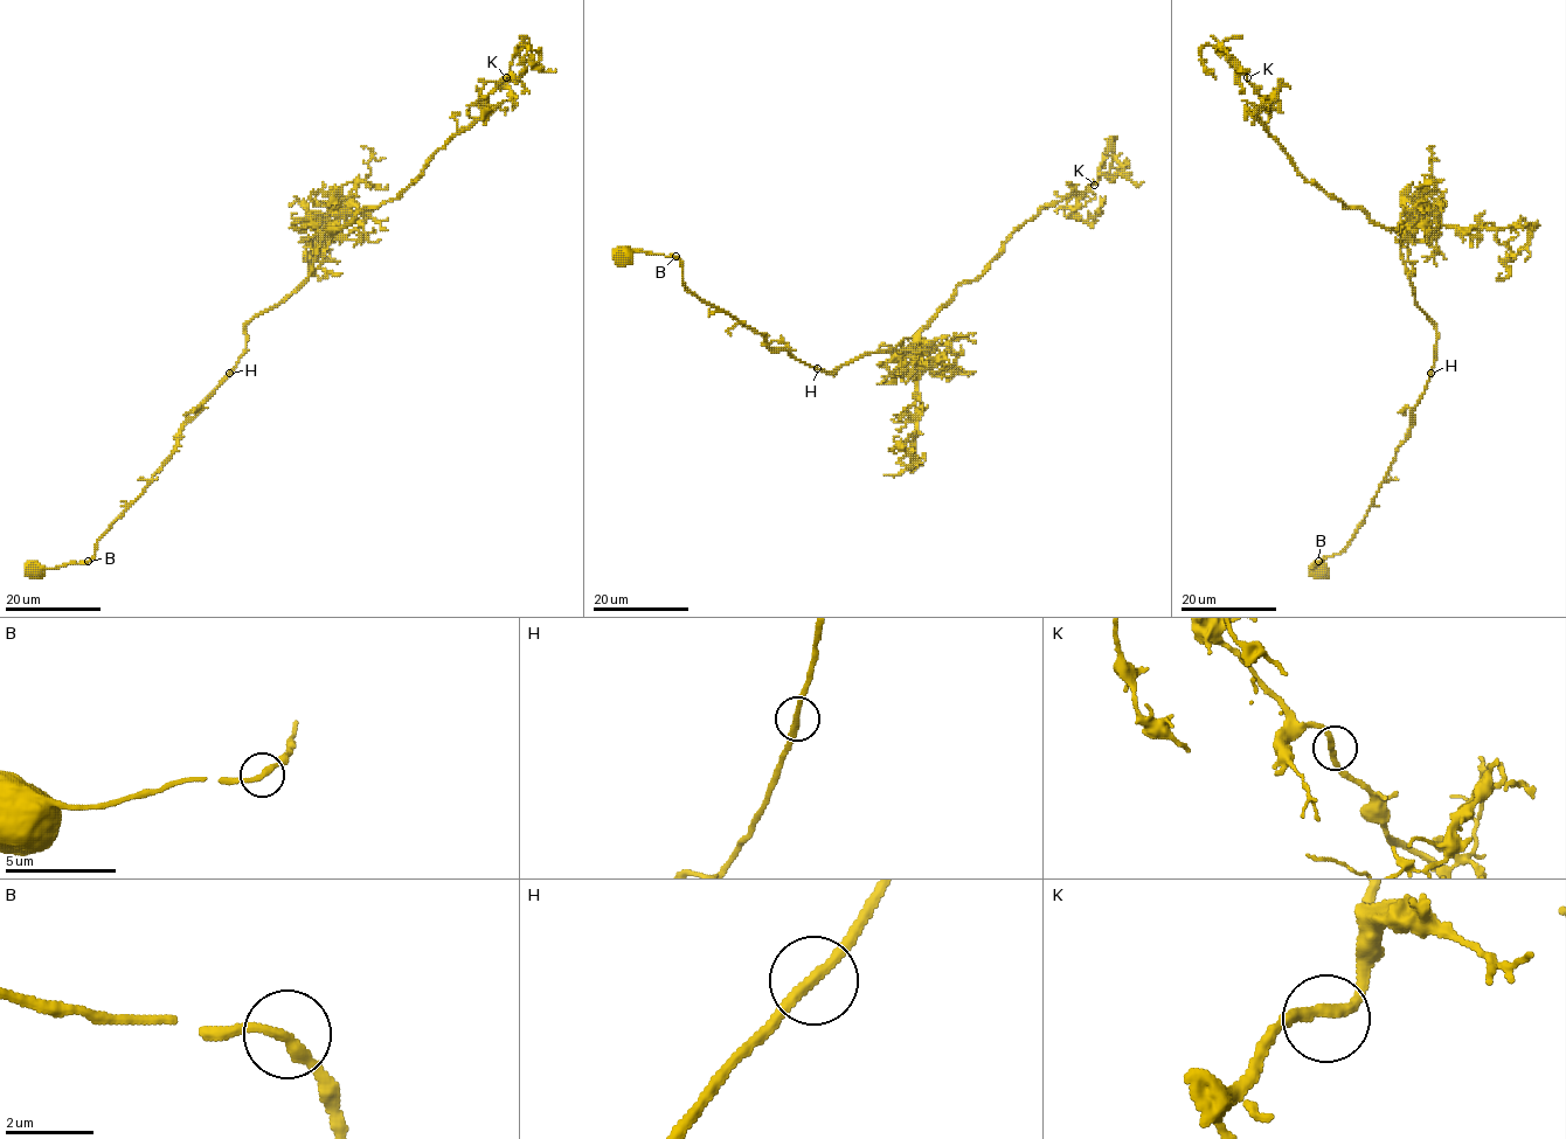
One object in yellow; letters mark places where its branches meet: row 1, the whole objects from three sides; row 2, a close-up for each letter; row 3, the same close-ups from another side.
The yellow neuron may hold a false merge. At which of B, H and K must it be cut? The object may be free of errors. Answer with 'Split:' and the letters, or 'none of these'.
Split: none of these

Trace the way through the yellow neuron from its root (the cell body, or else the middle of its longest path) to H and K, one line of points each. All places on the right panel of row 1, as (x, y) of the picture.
H: (1318, 569), (1312, 568), (1323, 558), (1339, 554), (1363, 521), (1397, 450), (1406, 438), (1411, 412), (1431, 373)
K: (1318, 569), (1385, 479), (1438, 333), (1401, 233), (1298, 173), (1254, 117), (1270, 103), (1247, 77)

